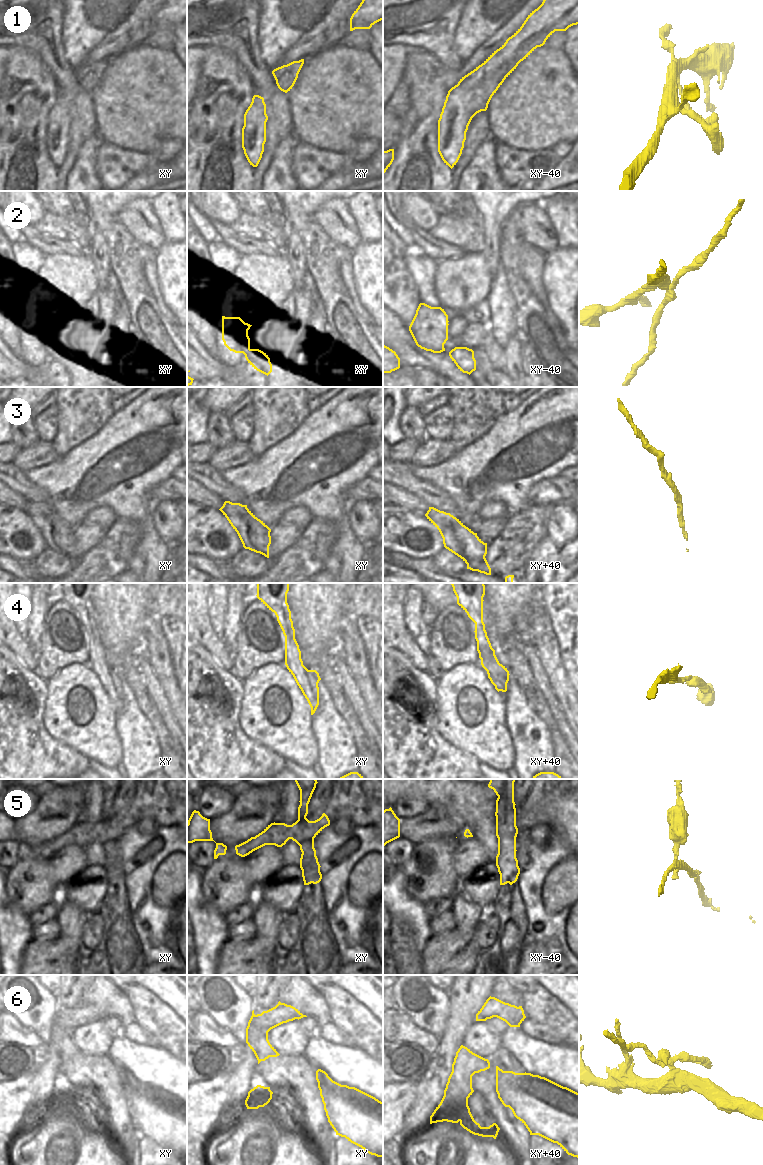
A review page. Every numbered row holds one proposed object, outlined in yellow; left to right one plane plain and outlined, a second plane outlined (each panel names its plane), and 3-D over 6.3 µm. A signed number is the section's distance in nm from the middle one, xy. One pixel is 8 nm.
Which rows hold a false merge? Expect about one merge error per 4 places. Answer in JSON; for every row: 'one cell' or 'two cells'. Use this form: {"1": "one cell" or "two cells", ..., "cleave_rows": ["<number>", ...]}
{"1": "one cell", "2": "two cells", "3": "one cell", "4": "one cell", "5": "two cells", "6": "one cell", "cleave_rows": ["2", "5"]}

